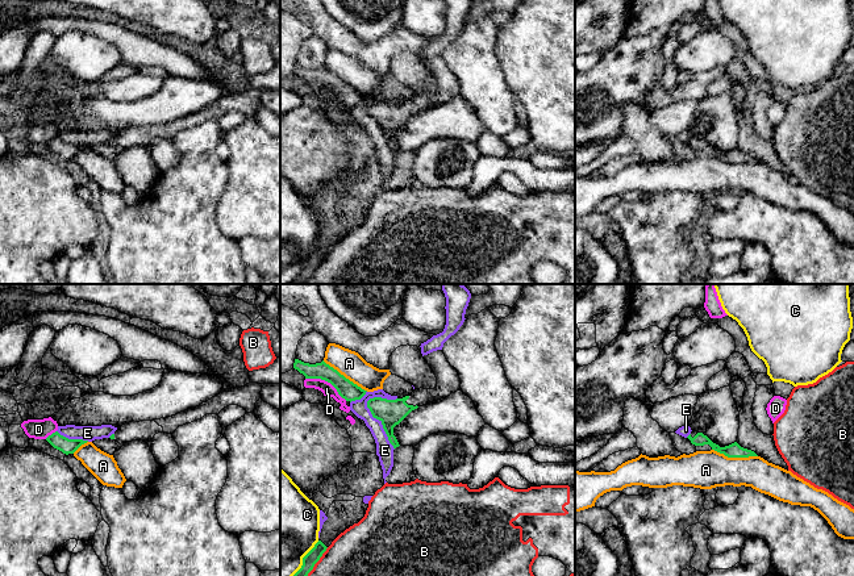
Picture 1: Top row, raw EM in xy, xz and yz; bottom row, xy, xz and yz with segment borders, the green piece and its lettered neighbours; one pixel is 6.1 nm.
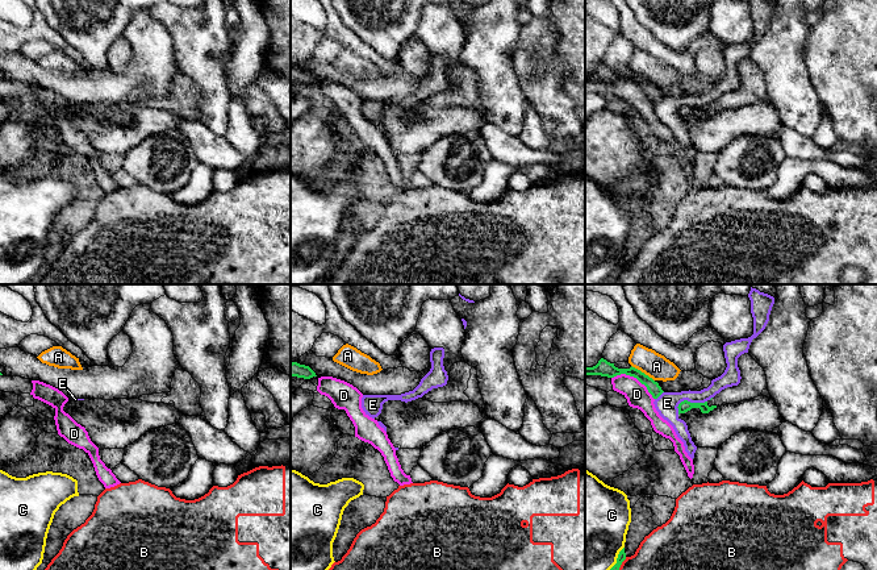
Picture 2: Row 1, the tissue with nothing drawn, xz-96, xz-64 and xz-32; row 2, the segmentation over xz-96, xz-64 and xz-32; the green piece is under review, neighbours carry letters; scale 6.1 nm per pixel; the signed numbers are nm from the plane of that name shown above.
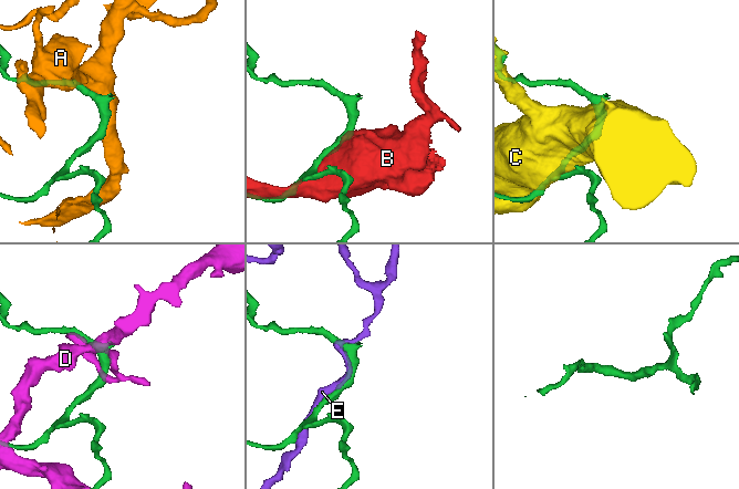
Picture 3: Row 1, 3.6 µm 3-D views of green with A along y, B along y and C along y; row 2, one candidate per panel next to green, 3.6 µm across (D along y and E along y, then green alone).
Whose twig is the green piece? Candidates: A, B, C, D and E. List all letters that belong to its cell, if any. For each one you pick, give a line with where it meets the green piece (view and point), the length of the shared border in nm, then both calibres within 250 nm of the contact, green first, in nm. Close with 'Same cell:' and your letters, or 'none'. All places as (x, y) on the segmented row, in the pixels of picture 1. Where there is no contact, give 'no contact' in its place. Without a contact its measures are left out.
Same cell: none

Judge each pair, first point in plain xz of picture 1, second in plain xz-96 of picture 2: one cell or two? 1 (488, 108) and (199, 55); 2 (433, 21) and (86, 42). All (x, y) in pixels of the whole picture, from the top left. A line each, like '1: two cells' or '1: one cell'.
1: one cell
2: two cells

